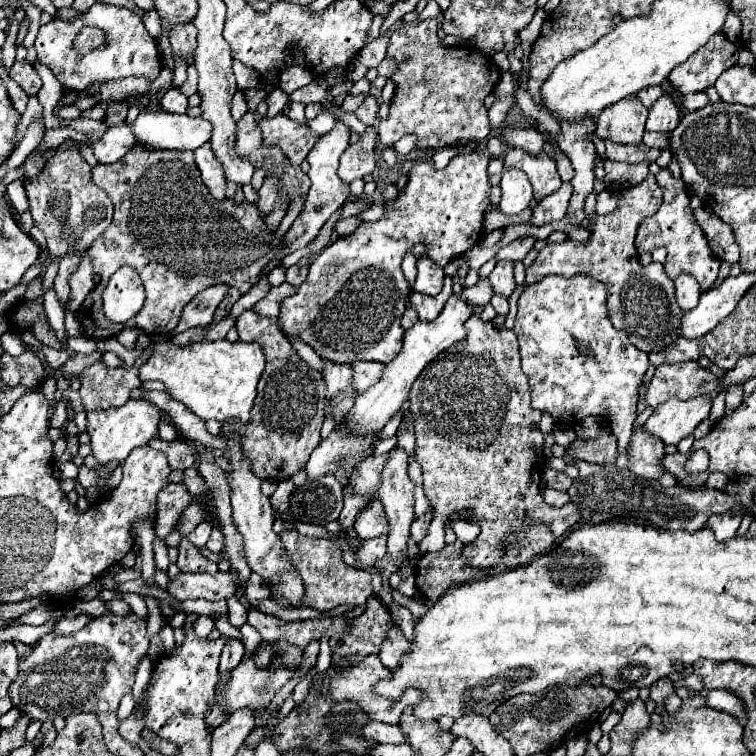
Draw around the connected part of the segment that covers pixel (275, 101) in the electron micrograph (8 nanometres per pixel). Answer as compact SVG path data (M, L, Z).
M276 88L268 94L266 103L268 106L267 117L272 118L281 113L283 107L289 100L288 95L284 93L280 88Z

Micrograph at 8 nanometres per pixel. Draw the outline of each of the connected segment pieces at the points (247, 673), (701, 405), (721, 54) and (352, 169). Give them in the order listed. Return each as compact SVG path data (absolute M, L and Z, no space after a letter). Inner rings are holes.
M278 658L274 660L274 672L260 670L252 660L242 660L240 666L232 670L230 682L224 686L224 690L222 690L222 692L216 690L216 704L212 706L210 714L206 716L206 724L208 724L208 728L214 730L216 726L220 726L220 724L226 720L226 716L230 716L230 714L232 714L234 710L238 710L238 708L246 708L246 706L250 706L254 712L260 710L260 708L264 708L266 704L270 704L270 700L274 698L274 694L276 694L276 692L278 692L290 678L292 678L292 672L286 670L284 664L282 664ZM264 684L266 684L266 688L268 688L266 694L262 692L262 690L264 690L264 688L262 688Z
M692 398L692 400L666 400L654 408L652 416L644 424L644 430L664 444L678 444L682 438L694 432L694 428L708 418L712 400Z
M714 34L686 64L678 64L674 72L670 72L668 80L680 94L702 92L714 86L716 78L736 64L738 48L732 42L726 42L724 34Z
M370 126L360 136L360 142L346 148L346 152L340 156L338 176L342 182L352 182L352 180L362 178L374 170L374 166L376 166L376 158L374 158L376 136L378 136L376 130Z

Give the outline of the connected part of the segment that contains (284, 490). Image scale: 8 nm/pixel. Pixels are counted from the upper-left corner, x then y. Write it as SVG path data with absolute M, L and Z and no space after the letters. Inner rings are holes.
M284 480L284 482L280 482L278 488L276 488L276 492L270 496L270 500L272 500L272 508L274 508L274 510L286 510L286 508L290 506L290 496L292 496L294 488L296 488L296 486L294 486L292 480Z

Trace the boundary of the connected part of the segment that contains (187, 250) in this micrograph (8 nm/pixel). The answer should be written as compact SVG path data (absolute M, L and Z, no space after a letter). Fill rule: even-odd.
M134 148L128 152L126 158L114 164L98 164L92 170L92 178L108 192L114 204L114 218L112 224L88 248L88 254L94 258L94 272L98 272L102 278L76 312L88 338L110 338L116 336L116 332L120 332L124 326L140 328L146 334L166 334L176 328L184 306L200 290L216 284L230 284L244 294L262 278L262 268L266 268L266 264L284 250L284 238L278 238L276 232L268 232L268 228L262 224L262 212L258 212L256 204L244 200L234 208L232 200L218 202L210 198L208 188L202 184L198 166L194 164L194 152L190 150L182 152L142 148L142 154L138 154L138 150ZM124 264L134 266L136 272L142 276L142 282L146 286L146 304L142 306L138 316L134 316L126 324L114 324L102 312L102 293L108 278Z

